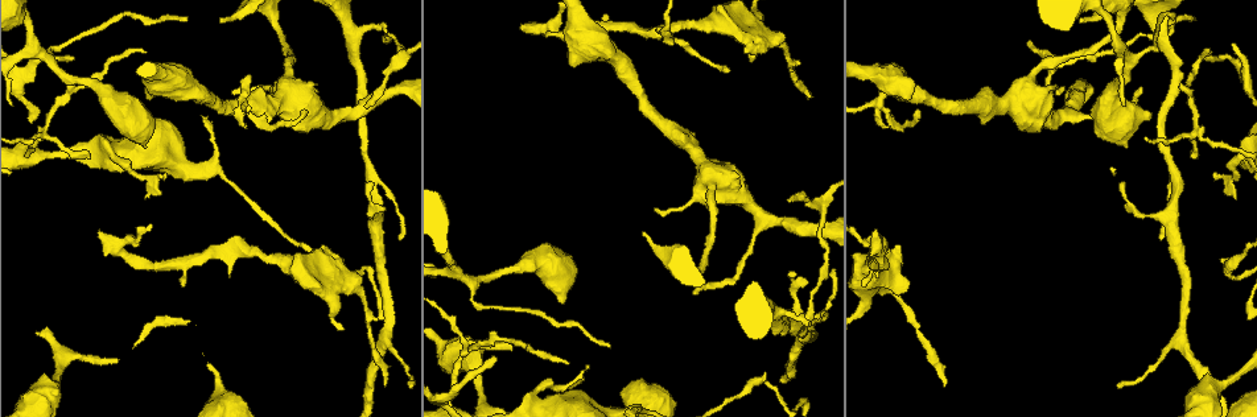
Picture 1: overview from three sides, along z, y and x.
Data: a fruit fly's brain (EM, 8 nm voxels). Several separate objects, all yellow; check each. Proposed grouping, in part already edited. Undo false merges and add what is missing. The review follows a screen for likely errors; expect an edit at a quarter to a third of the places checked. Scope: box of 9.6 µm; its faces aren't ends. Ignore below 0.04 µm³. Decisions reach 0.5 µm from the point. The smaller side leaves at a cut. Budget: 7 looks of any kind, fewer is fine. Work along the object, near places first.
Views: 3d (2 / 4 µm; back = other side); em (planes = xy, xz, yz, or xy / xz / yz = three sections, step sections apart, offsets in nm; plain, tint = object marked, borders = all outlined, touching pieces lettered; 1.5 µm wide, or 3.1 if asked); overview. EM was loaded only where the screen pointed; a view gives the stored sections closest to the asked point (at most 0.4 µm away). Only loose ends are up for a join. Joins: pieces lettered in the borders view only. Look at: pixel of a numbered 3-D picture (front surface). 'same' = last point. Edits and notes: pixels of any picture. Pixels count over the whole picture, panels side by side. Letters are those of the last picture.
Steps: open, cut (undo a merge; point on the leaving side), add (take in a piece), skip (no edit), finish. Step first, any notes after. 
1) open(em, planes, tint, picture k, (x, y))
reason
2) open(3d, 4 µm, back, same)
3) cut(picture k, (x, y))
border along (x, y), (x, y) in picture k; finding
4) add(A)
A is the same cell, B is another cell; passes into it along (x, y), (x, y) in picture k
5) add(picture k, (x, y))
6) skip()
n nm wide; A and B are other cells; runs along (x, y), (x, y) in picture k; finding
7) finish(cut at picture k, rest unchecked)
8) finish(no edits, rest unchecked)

open(em, xy, step 4, tint, picture 1, (41, 132))
three arms meet

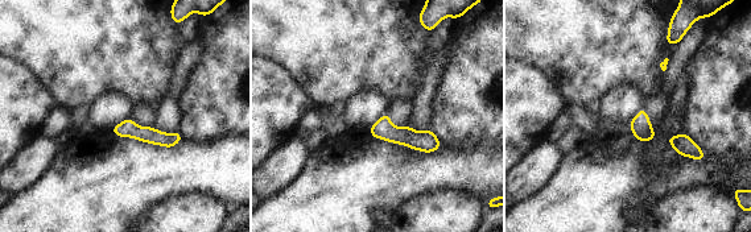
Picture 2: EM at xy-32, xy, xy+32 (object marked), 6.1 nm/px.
open(em, planes, borders, same)
another direction

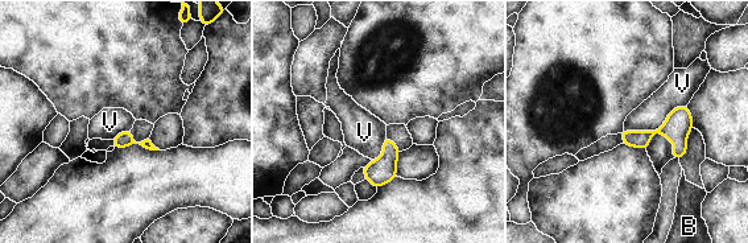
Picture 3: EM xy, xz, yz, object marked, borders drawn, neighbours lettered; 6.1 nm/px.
skip()
B and V are other cells; border along (686, 104), (656, 128), (624, 131) in picture 3; all the same cell

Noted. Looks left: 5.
open(3d, 4 µm, picture 1, (99, 229))
branch stops here

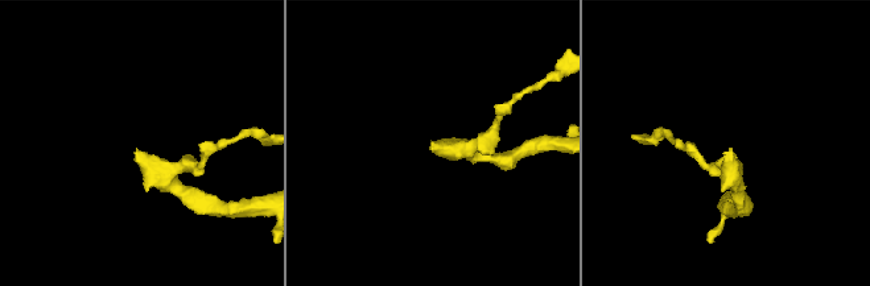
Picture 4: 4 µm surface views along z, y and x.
open(em, planes, borders, picture 4, (435, 153))

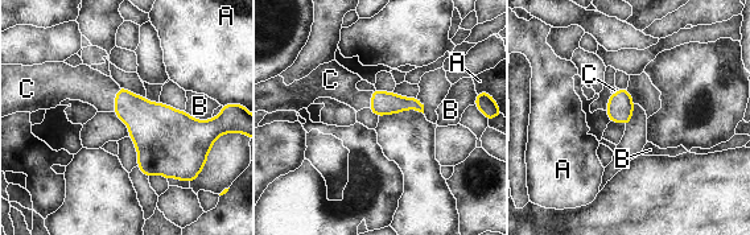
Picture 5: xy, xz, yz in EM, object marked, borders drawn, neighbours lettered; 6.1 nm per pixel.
add(C)
C is the same cell, A and B are other cells; passes into it along (147, 122), (114, 99), (83, 83) in picture 5; the cell continues

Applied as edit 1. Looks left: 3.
open(3d, 2 µm, picture 1, (651, 27))
branch stops here

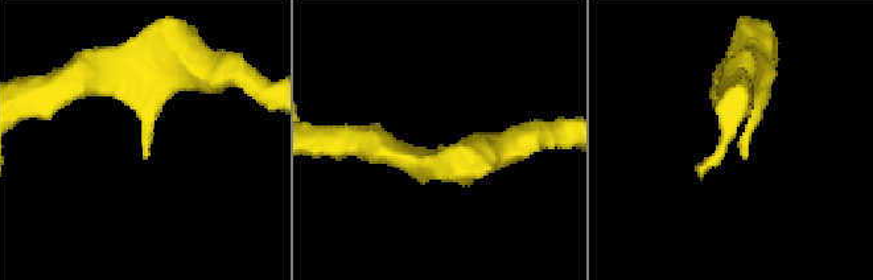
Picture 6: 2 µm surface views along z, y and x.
open(em, planes, tint, picture 6, (145, 156))
now the EM

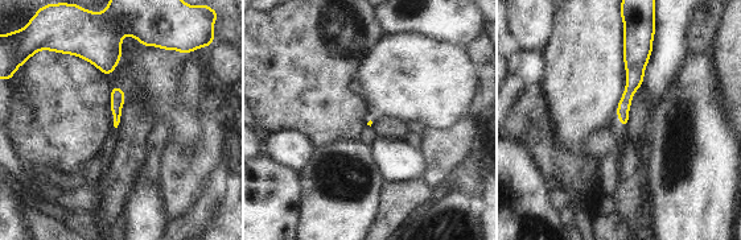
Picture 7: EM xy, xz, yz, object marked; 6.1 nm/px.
open(em, planes, borders, same)
what lies round it

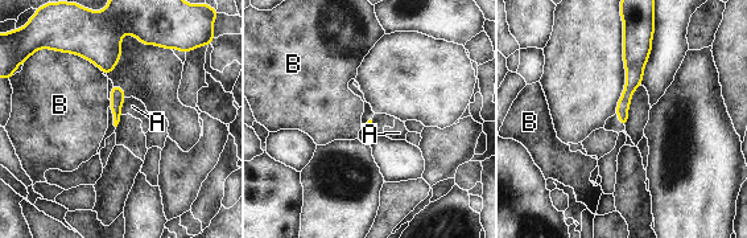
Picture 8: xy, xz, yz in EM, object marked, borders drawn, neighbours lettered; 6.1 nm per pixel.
skip()
A and B are other cells; border along (60, 50), (79, 54), (103, 72) in picture 8; none of them fits

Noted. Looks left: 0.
finish(add at picture 5, rest unchecked)

